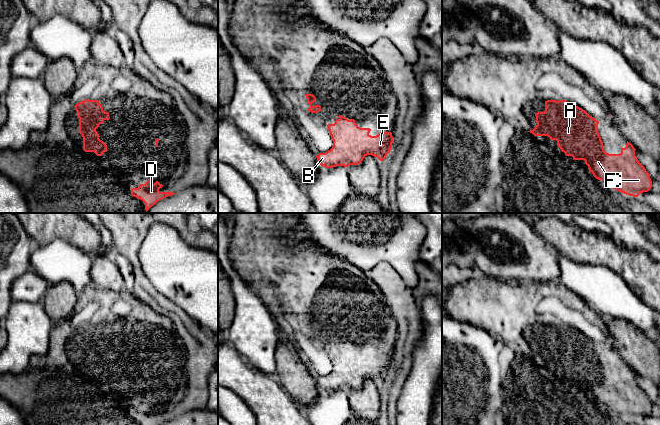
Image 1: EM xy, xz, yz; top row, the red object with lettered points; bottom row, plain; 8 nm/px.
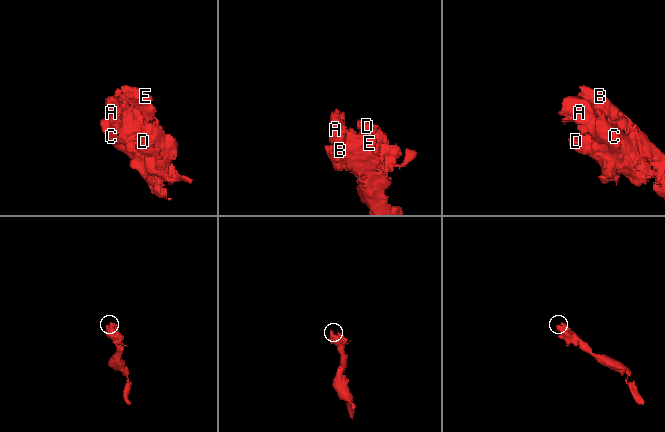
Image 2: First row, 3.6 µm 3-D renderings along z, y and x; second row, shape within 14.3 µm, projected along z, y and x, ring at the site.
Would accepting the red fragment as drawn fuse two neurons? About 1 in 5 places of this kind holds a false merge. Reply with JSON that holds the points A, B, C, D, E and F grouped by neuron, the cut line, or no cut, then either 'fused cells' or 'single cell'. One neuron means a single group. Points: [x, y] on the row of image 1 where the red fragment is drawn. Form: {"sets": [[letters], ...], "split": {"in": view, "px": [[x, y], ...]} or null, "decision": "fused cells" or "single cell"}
{"sets": [["A", "B", "C", "D", "E", "F"]], "split": null, "decision": "single cell"}

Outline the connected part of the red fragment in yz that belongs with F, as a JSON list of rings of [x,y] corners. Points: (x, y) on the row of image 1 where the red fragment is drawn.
[[[564,99],[547,100],[545,111],[535,116],[537,125],[529,132],[556,140],[566,156],[584,160],[596,179],[633,197],[652,188],[650,175],[635,156],[633,145],[627,141],[620,154],[606,153],[597,130],[599,121],[582,108]]]

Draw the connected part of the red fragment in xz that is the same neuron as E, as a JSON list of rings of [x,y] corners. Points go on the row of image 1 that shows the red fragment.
[[[339,115],[334,124],[328,124],[333,146],[325,153],[317,154],[318,164],[325,168],[348,167],[360,164],[367,155],[383,161],[393,143],[391,132],[371,136],[370,128],[360,128],[354,119]]]

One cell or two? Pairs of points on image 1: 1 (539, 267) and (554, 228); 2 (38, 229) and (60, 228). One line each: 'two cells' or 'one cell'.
1: two cells
2: one cell

